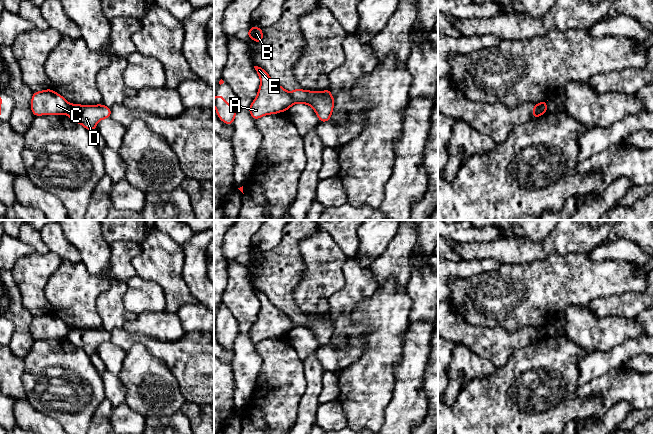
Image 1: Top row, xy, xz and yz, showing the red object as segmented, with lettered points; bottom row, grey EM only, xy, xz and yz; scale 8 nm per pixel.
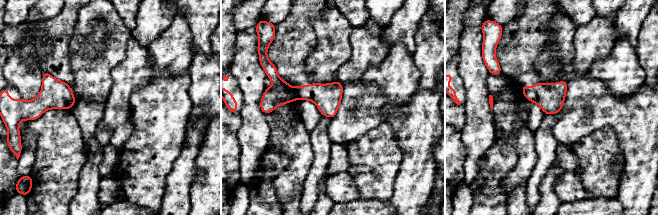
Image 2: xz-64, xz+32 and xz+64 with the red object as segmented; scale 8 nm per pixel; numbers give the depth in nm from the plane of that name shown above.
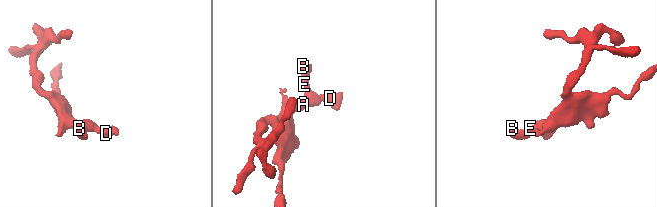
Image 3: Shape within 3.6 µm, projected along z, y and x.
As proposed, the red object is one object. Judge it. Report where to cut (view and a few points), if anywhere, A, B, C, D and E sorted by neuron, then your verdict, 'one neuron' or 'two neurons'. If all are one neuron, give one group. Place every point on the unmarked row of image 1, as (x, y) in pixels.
xz (288, 316), (295, 326) | A B C E / D | two neurons

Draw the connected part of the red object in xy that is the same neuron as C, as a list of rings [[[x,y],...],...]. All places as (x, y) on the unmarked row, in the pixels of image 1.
[[[51,313],[34,316],[31,334],[34,340],[66,338],[70,328],[60,318]]]

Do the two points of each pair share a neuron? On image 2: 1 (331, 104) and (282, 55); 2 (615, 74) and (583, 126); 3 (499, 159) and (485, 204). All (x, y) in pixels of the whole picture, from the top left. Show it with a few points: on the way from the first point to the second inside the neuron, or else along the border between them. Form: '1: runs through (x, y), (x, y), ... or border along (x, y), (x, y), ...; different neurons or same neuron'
1: runs through (317, 93), (311, 90), (291, 69); same neuron
2: border along (587, 75), (600, 79), (616, 96), (629, 96); different neurons
3: runs through (492, 170), (488, 182), (488, 193); same neuron

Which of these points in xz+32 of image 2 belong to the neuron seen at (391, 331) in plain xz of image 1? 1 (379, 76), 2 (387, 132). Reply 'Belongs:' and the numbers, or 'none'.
Belongs: 1, 2

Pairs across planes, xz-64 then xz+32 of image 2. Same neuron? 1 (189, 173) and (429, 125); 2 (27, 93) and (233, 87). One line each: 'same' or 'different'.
1: same
2: different

